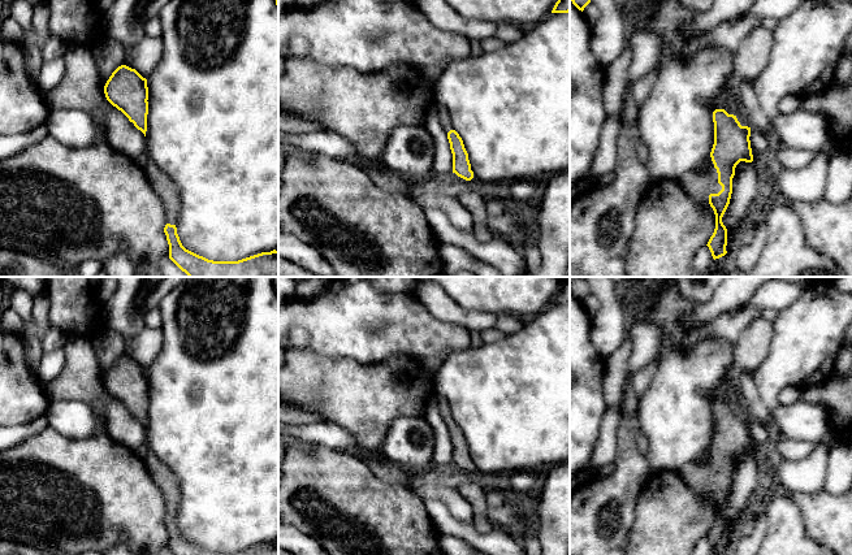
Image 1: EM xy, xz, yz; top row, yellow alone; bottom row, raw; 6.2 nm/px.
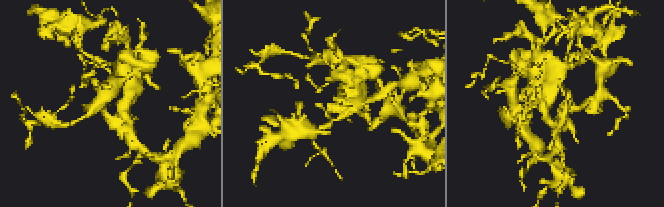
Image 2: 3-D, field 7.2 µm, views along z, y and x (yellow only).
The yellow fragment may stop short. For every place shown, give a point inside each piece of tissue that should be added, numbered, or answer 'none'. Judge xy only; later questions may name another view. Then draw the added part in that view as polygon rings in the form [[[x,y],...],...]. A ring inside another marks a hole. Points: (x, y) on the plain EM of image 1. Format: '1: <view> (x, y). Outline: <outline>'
1: xy (164, 478). Outline: [[[148,451],[143,460],[153,482],[164,494],[166,515],[176,516],[180,508],[181,493],[174,473],[153,452]]]

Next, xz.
1: xz (444, 407). Outline: [[[437,396],[437,407],[438,407],[438,412],[440,412],[440,415],[444,419],[446,425],[450,421],[454,421],[450,404],[444,396]]]

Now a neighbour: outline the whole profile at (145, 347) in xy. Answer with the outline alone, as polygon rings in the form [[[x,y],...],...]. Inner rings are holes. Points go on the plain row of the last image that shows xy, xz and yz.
[[[146,328],[138,334],[127,346],[129,352],[135,361],[147,370],[150,364],[157,356],[161,350],[164,334],[160,329]]]

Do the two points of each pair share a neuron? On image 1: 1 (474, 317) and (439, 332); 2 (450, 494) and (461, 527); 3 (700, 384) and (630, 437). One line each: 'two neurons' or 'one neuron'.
1: two neurons
2: two neurons
3: two neurons

